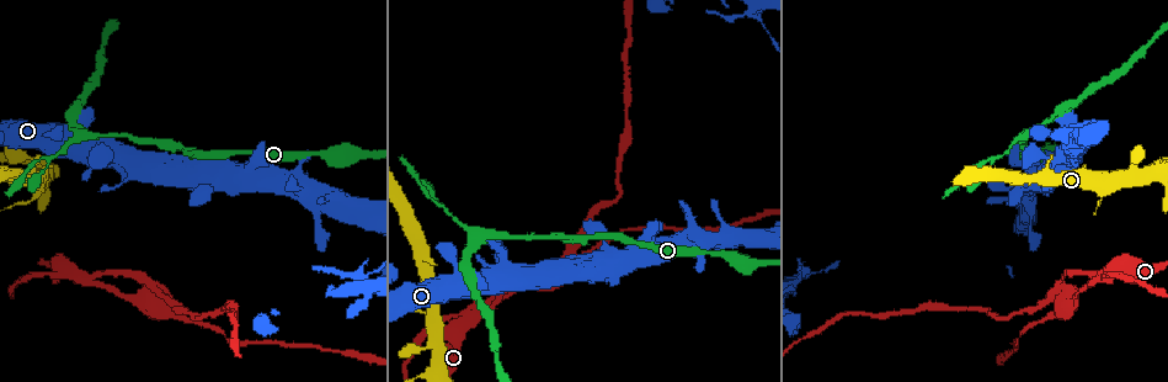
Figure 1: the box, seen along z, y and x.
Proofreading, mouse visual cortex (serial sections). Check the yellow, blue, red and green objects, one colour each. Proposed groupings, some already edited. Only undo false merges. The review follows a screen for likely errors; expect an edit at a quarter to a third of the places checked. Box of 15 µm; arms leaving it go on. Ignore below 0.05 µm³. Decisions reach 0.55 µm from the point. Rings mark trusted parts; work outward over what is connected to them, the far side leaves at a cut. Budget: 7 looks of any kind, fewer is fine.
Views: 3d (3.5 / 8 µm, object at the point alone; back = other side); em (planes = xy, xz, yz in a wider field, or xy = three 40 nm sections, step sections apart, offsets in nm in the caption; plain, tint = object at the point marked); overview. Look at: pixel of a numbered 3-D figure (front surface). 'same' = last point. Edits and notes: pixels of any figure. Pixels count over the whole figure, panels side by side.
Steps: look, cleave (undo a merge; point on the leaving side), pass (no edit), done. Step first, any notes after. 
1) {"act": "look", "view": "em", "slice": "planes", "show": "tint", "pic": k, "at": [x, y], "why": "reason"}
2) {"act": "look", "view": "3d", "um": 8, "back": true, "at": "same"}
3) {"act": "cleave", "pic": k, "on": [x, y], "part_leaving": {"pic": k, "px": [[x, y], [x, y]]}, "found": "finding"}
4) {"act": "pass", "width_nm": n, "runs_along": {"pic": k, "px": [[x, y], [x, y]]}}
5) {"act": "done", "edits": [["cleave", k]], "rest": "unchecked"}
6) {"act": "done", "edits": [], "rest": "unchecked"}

{"act": "look", "view": "3d", "um": 8, "pic": 1, "at": [468, 316], "why": "small branch off a trunk"}

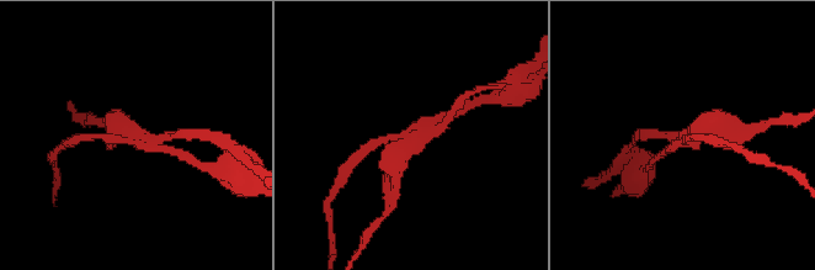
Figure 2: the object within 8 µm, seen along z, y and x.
{"act": "look", "view": "3d", "um": 3.5, "back": true, "pic": 2, "at": [412, 141]}

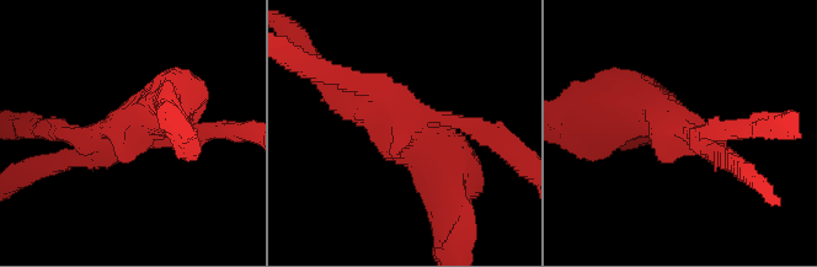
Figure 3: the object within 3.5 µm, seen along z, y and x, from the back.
{"act": "look", "view": "em", "slice": "xy", "step": 3, "show": "tint", "pic": 3, "at": [408, 128], "arms": 4, "arm_widths_nm": [200, 250, 300, 700]}

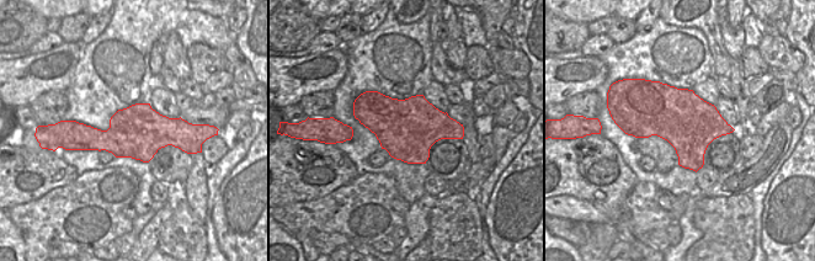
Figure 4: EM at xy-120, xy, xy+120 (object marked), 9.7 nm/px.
{"act": "pass", "runs_along": {"pic": 3, "px": [[448, 188], [448, 163], [353, 84]]}, "found": "one cell here"}

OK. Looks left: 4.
{"act": "look", "view": "3d", "um": 3.5, "pic": 1, "at": [1104, 192], "why": "thin arm on a thick one"}

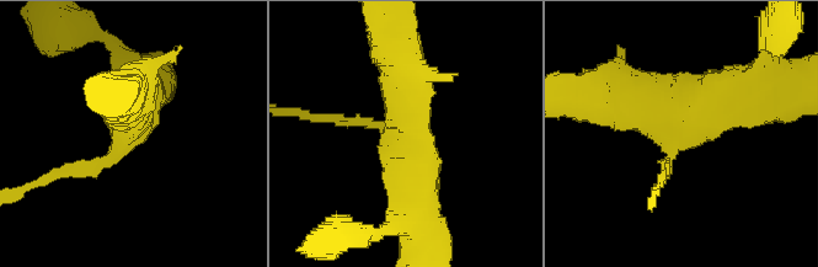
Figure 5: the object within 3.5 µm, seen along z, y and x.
{"act": "look", "view": "em", "slice": "xy", "step": 1, "show": "tint", "pic": 5, "at": [679, 139], "why": "shape alone is not enough"}

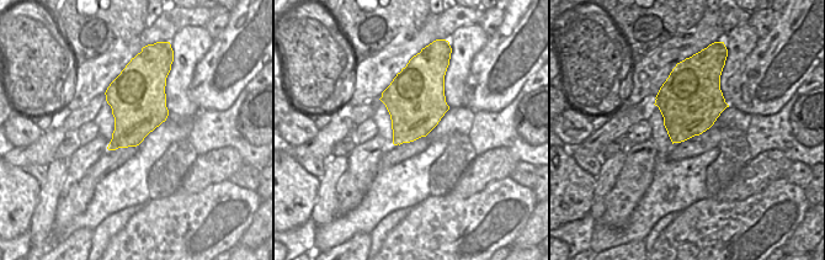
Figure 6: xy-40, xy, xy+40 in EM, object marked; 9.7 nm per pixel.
{"act": "cleave", "pic": 5, "on": [76, 165], "arms": 3, "arm_widths_nm": [150, 600, 600], "part_leaving": {"pic": 5, "px": [[117, 151], [26, 186]]}, "found": "a second cell is stuck on"}

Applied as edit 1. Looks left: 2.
{"act": "done", "edits": [["cleave", 5]], "rest": "unchecked"}

